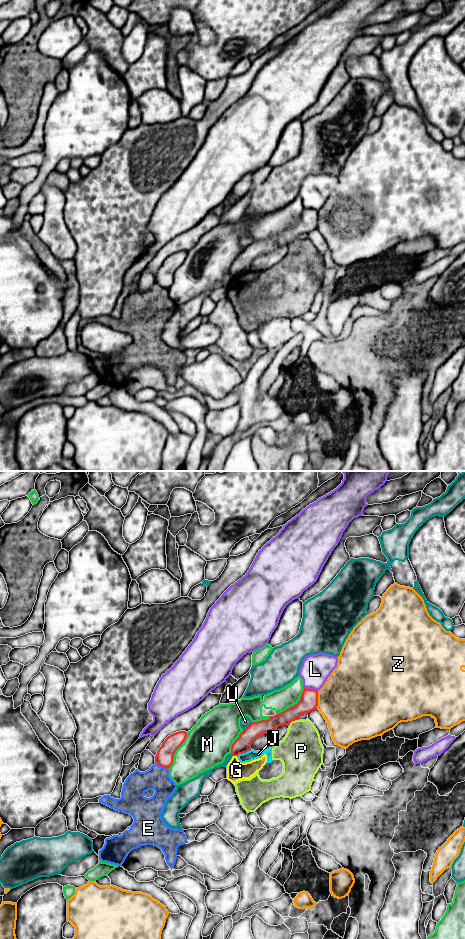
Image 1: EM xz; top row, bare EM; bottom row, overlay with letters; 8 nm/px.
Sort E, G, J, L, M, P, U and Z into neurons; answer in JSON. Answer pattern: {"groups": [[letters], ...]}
{"groups": [["E", "G", "J", "P"], ["L"], ["M"], ["U"], ["Z"]]}

